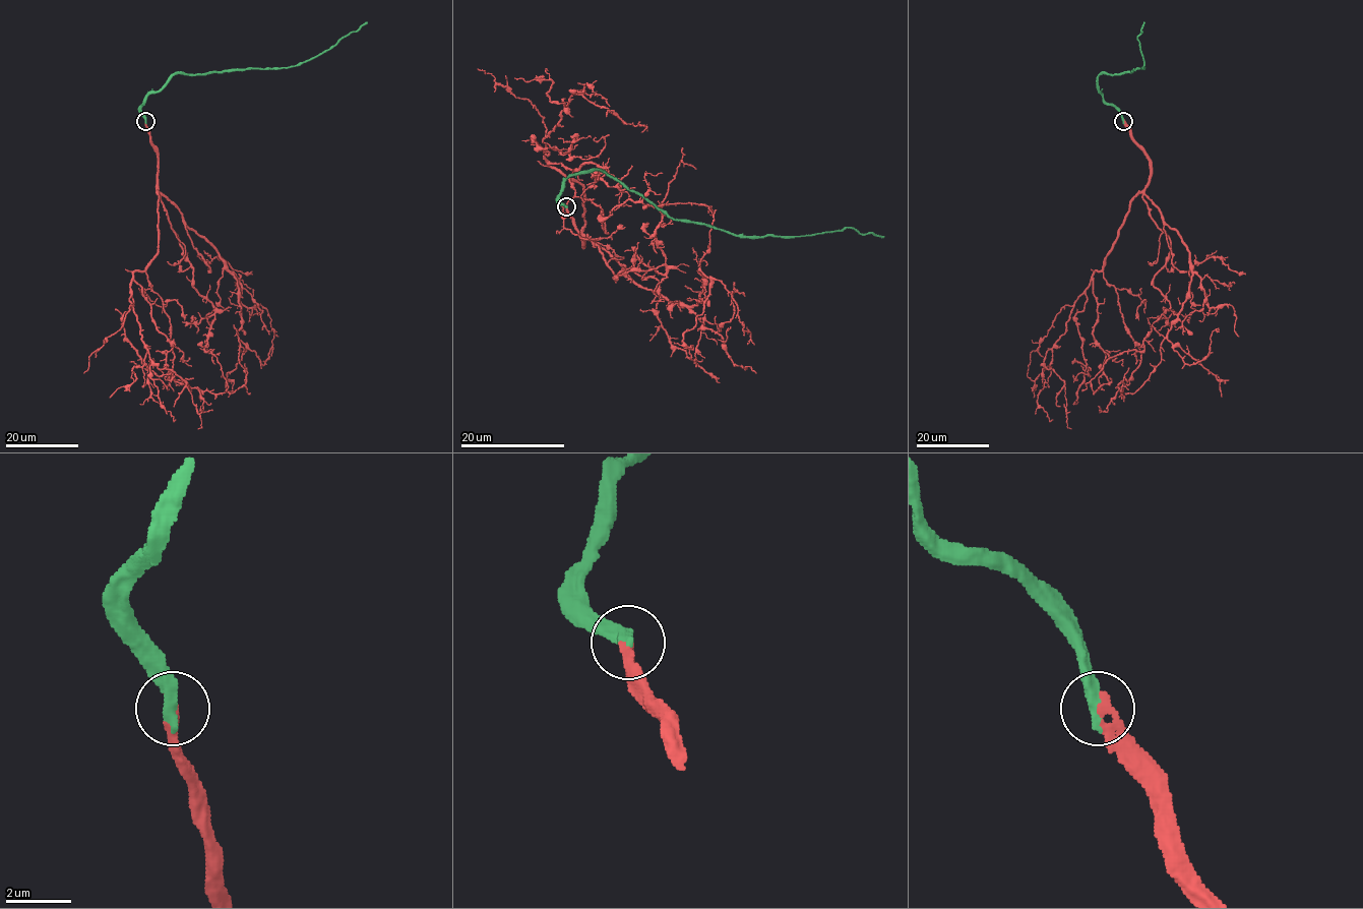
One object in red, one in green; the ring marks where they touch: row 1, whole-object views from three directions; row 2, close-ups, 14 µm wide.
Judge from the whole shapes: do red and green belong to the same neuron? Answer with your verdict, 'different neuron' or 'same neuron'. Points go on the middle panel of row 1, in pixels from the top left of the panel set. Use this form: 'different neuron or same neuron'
same neuron

